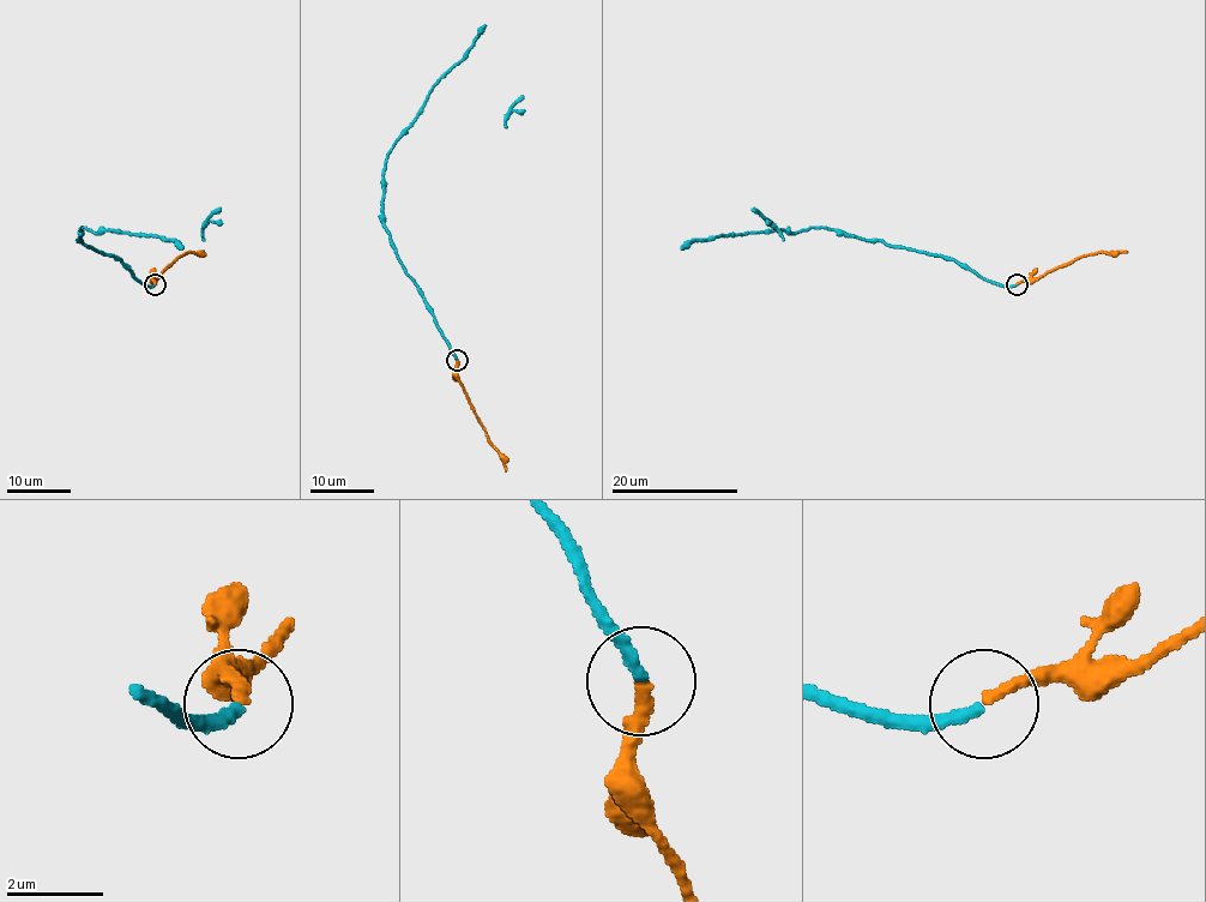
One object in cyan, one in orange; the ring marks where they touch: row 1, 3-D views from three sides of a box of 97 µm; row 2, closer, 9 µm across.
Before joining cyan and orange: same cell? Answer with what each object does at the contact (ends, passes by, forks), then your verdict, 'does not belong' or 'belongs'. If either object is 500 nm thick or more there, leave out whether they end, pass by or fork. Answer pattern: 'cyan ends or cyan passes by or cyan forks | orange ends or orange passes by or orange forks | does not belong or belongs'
cyan ends | orange ends | belongs

